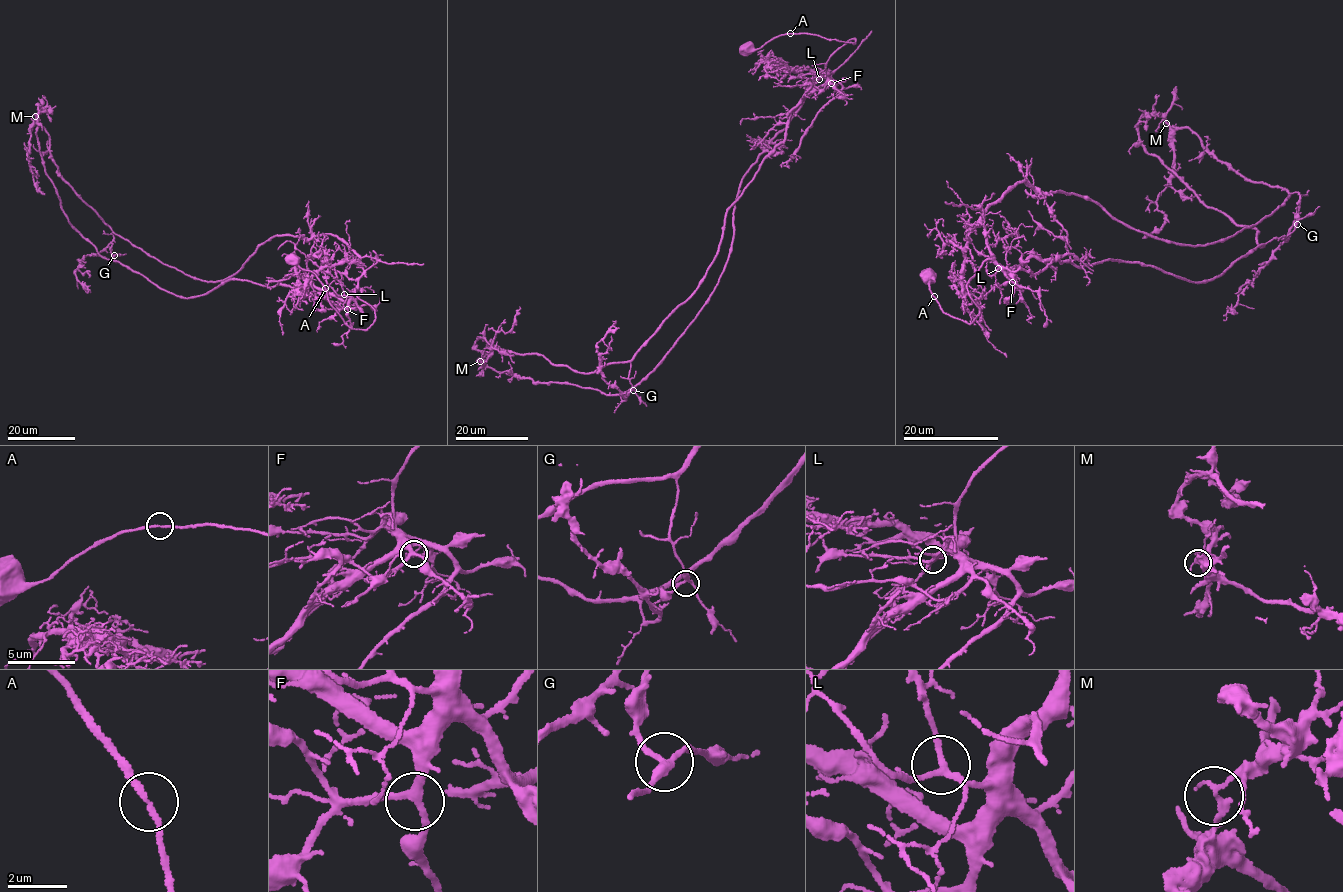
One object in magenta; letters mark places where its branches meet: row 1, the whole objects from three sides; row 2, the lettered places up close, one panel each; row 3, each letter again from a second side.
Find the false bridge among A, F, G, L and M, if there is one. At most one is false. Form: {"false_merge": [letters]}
{"false_merge": ["M"]}

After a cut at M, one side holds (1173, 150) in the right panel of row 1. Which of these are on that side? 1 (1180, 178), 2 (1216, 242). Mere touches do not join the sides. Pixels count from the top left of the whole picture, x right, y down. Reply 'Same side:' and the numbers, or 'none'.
Same side: 2

